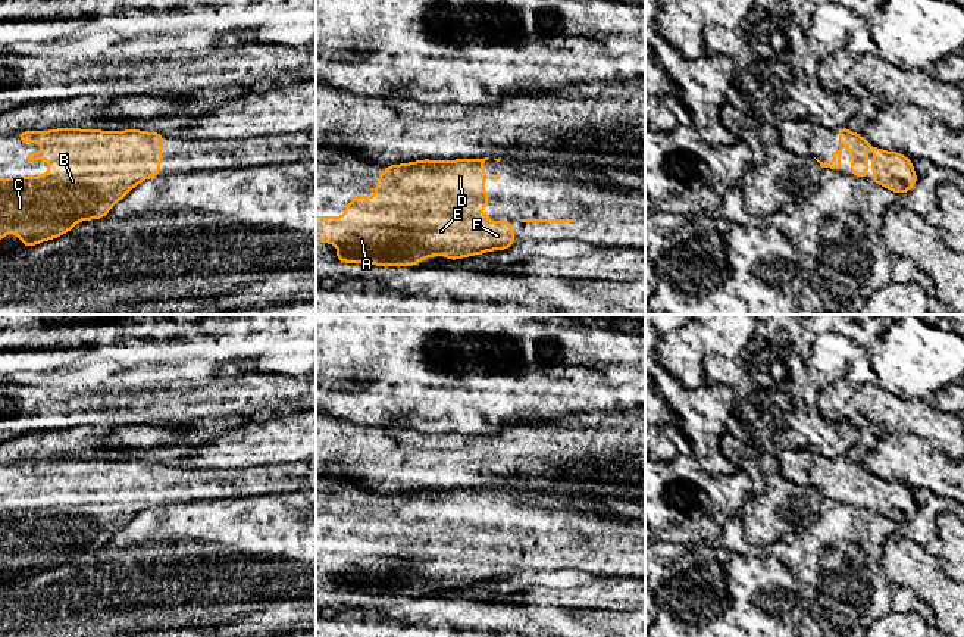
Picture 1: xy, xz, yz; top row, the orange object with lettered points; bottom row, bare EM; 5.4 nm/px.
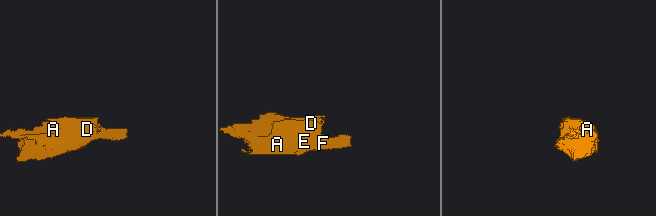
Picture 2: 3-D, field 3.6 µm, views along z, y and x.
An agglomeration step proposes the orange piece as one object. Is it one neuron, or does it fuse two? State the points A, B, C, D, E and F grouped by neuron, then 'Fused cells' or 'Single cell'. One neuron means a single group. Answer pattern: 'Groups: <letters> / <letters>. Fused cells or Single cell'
Groups: A B C D E F. Single cell

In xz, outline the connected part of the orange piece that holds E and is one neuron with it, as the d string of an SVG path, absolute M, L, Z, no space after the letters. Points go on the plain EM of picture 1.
M489 487L485 488L456 488L456 490L416 490L407 491L400 494L385 494L385 502L378 505L378 515L375 518L375 527L366 527L364 524L357 524L353 531L345 531L345 544L344 546L316 546L316 568L328 572L335 574L337 580L337 590L342 593L364 593L364 594L376 594L376 596L407 596L411 597L420 593L425 587L434 587L444 584L448 590L464 588L475 584L482 584L486 581L494 580L507 580L514 575L514 561L511 558L511 550L492 550L488 544L481 543L479 540L483 537L491 537L492 533L486 531L486 527L491 527L489 522L483 519L483 512L488 510L491 506L483 500L483 493Z

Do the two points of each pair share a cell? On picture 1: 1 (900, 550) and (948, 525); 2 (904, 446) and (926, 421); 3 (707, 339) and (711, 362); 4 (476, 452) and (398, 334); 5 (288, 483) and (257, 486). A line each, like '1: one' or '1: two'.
1: two
2: two
3: two
4: two
5: one

